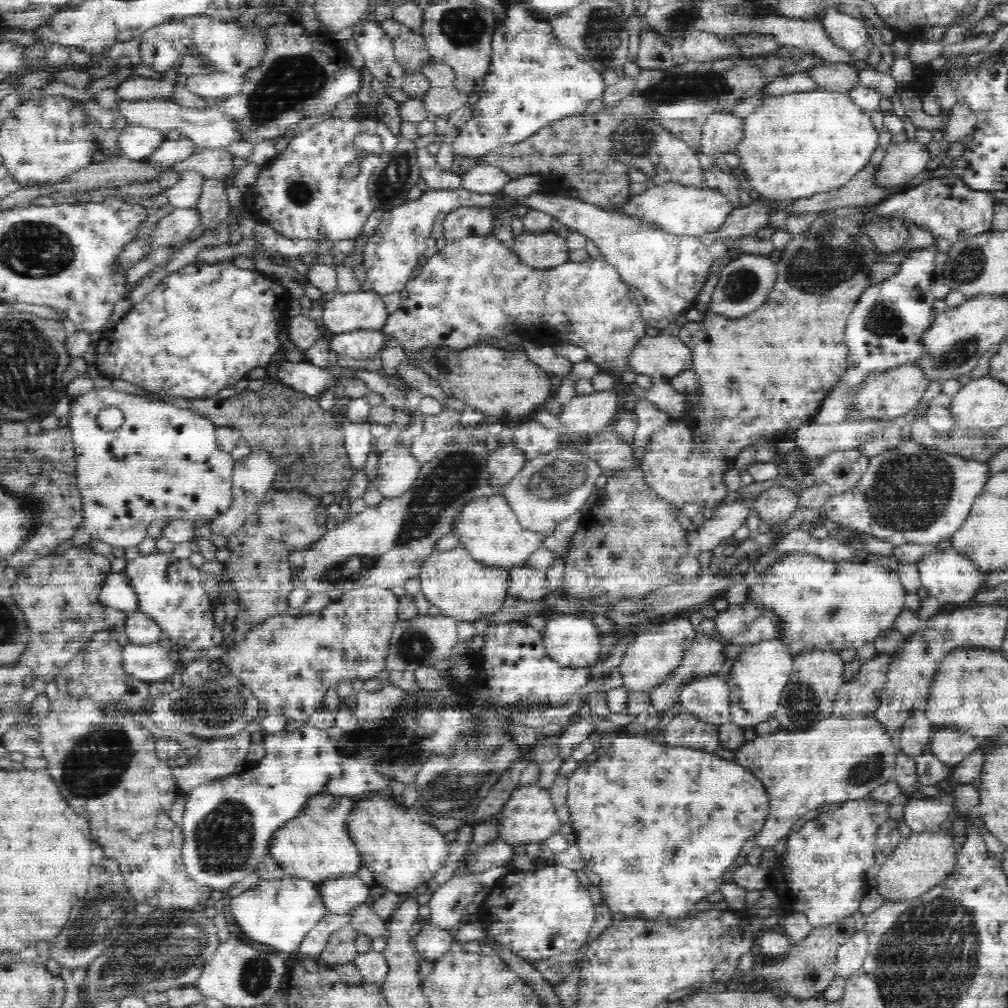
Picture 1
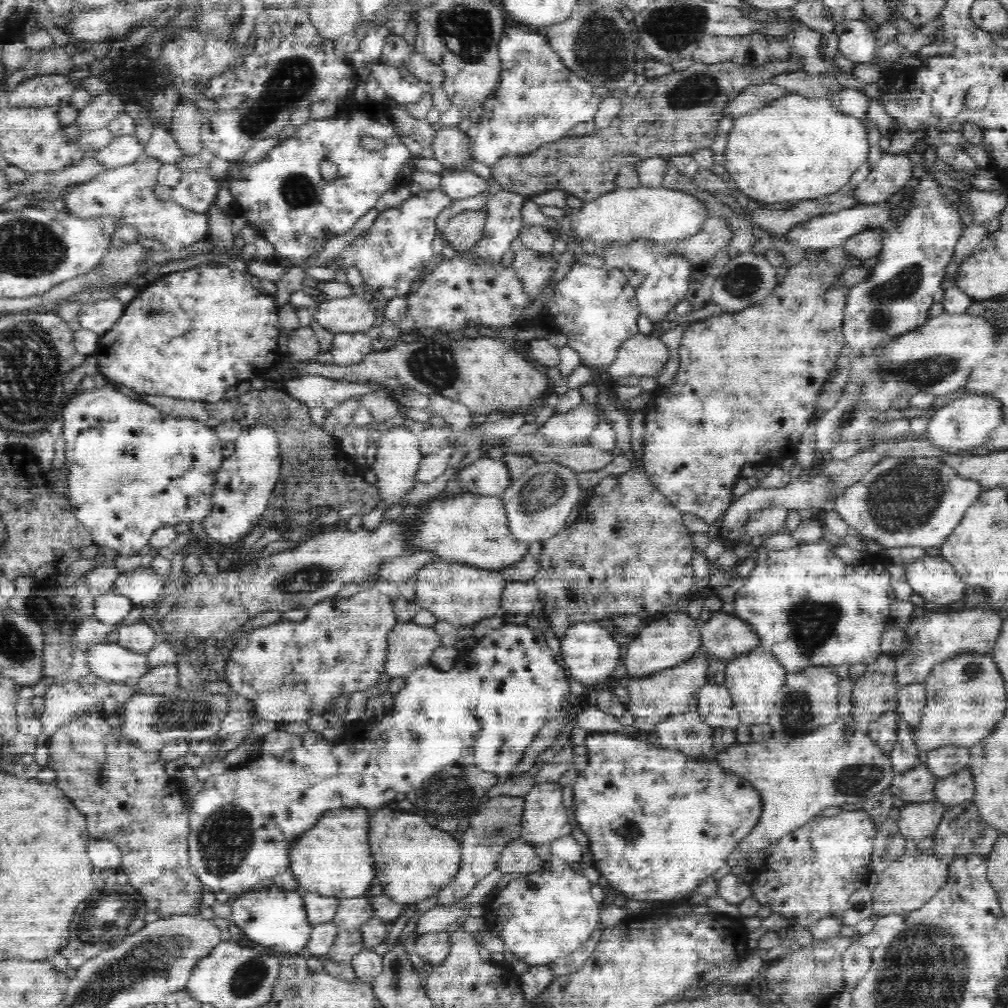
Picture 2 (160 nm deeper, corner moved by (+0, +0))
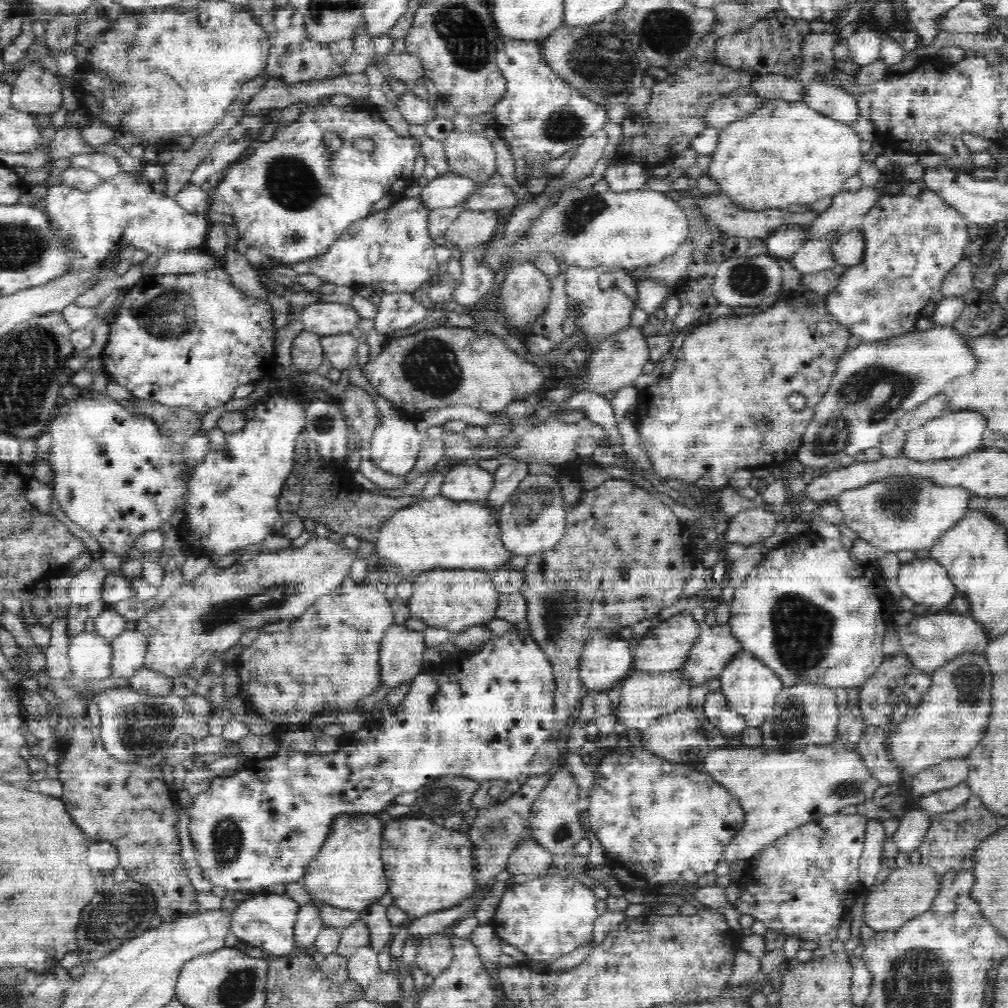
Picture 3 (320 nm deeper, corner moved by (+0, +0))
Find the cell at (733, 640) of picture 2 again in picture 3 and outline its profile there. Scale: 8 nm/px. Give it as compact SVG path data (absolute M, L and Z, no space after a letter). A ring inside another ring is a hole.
M700 625L700 634L689 654L683 672L694 685L702 685L716 679L729 662L743 650L743 643L735 637L731 625Z

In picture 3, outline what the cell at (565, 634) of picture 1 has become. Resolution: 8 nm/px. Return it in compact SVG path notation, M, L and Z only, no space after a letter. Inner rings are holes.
M594 629L588 634L588 638L580 646L577 663L580 681L582 685L589 688L589 691L607 691L612 688L612 684L616 684L618 681L622 682L633 671L629 641L606 630Z

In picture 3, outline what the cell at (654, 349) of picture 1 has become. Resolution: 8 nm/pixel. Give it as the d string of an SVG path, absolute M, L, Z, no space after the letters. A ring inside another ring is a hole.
M633 327L623 330L622 333L613 334L607 339L606 344L600 346L600 350L589 353L588 361L584 369L582 383L578 383L575 389L578 391L592 391L604 395L608 391L617 391L630 385L638 375L642 374L644 364L650 362L650 350L648 349L647 336L642 329Z

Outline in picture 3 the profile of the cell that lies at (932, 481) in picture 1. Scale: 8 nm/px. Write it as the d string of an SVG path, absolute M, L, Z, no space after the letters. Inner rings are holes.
M905 471L904 474L890 474L886 478L869 479L862 486L845 490L834 502L844 513L846 526L861 539L879 547L885 552L896 553L898 550L923 550L935 546L936 542L948 533L970 510L971 498L975 496L966 486L944 486L935 482L931 475L920 475Z

